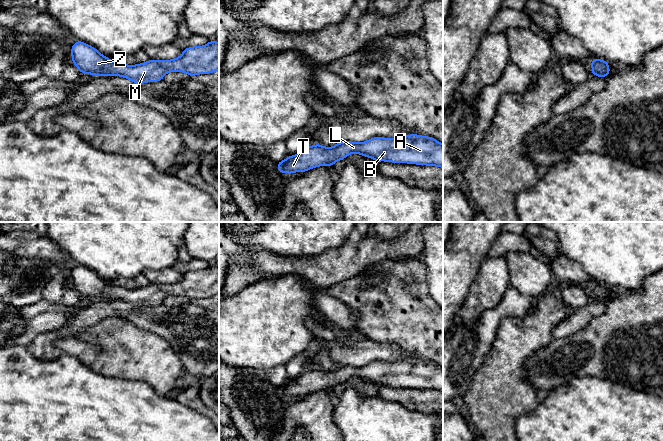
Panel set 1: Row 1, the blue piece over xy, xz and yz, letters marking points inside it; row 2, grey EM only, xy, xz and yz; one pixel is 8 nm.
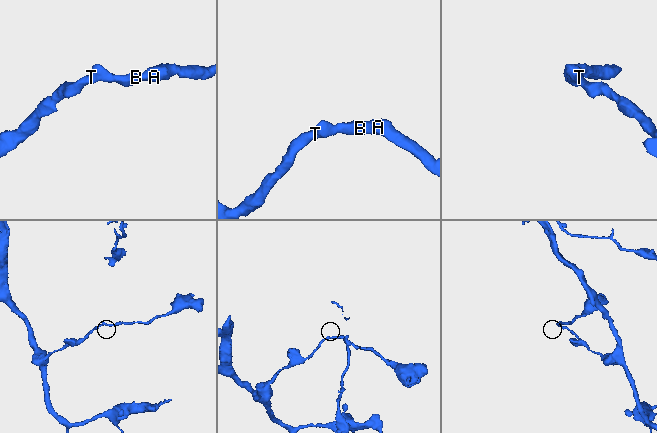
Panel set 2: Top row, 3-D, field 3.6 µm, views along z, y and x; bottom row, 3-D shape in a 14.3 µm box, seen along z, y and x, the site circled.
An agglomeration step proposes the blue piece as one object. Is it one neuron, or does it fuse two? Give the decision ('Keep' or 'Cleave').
Keep

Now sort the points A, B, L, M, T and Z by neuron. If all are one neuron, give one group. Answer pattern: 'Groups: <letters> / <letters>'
Groups: A B L M T Z

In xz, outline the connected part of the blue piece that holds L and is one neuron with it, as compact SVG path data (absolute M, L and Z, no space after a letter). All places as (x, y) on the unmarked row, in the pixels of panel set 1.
M410 358L397 362L374 361L361 367L343 365L336 367L334 371L315 368L304 371L297 379L288 380L285 384L278 386L277 393L280 397L292 398L294 396L305 396L318 390L331 391L334 387L345 383L352 377L372 382L376 386L386 385L443 392L443 368L432 361Z

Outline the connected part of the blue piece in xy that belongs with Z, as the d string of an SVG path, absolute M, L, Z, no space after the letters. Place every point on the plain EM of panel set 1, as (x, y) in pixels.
M78 264L72 271L72 285L80 297L94 300L120 300L136 308L163 304L168 296L184 296L190 301L219 294L219 267L210 265L204 270L188 271L178 282L152 284L136 289L114 286L91 269Z

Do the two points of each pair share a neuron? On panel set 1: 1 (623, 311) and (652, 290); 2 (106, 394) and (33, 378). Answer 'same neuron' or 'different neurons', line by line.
1: same neuron
2: same neuron

